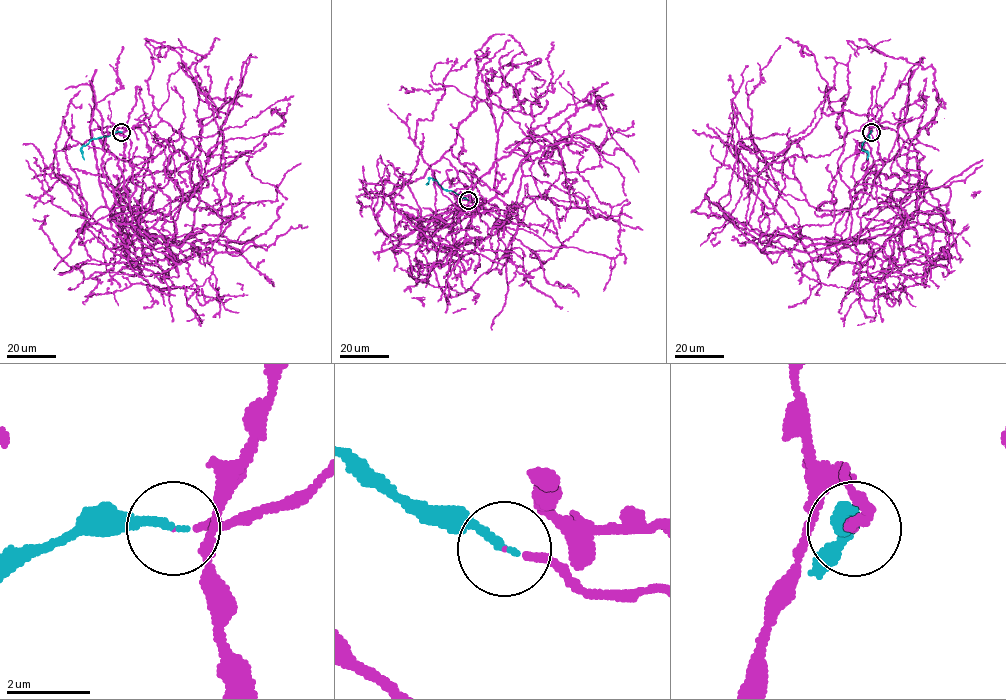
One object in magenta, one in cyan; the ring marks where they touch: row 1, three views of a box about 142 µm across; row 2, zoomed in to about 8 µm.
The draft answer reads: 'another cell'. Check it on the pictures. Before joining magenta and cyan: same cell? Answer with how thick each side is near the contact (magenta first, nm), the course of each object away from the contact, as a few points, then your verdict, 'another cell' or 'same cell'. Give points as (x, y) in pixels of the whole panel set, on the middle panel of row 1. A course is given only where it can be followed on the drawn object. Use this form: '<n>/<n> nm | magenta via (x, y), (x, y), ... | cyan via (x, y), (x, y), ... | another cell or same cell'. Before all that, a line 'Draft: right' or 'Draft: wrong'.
Draft: wrong
140/200 nm | magenta via (468, 199), (594, 207), (618, 255), (496, 197), (423, 227), (465, 194), (541, 268), (525, 195) | cyan via (468, 199), (445, 190), (432, 177), (427, 184) | same cell

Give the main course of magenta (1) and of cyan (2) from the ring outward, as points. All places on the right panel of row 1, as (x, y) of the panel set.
1: (871, 131), (842, 109), (883, 165), (846, 242), (901, 238), (858, 209), (919, 65), (856, 56)
2: (871, 131), (861, 146), (868, 154), (867, 159)

